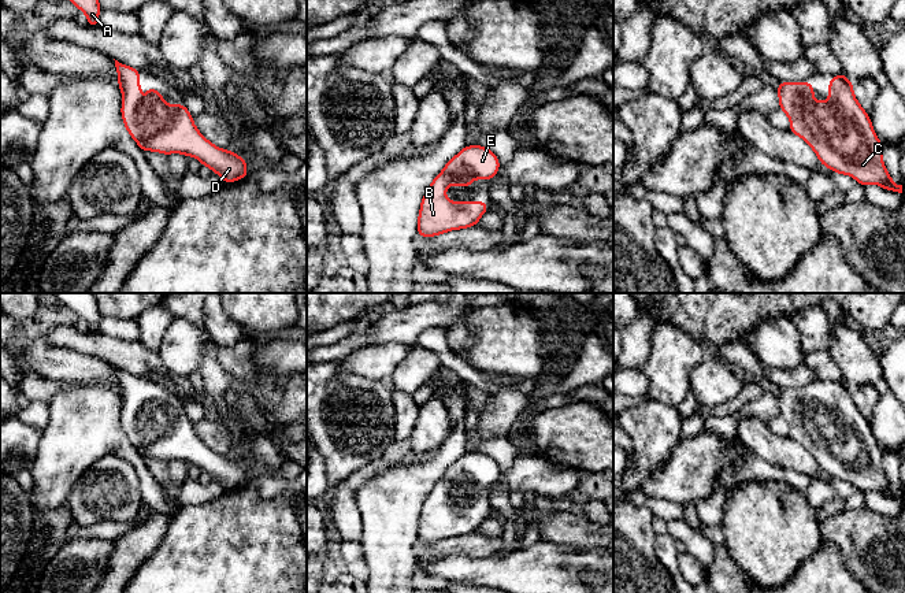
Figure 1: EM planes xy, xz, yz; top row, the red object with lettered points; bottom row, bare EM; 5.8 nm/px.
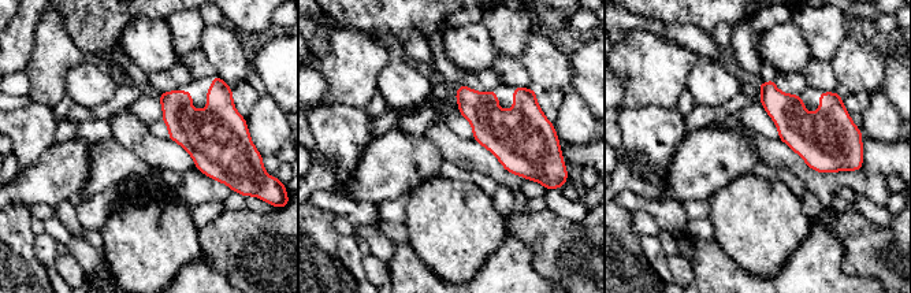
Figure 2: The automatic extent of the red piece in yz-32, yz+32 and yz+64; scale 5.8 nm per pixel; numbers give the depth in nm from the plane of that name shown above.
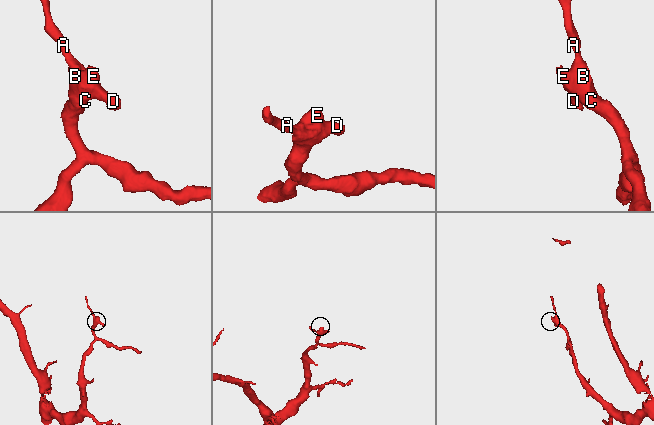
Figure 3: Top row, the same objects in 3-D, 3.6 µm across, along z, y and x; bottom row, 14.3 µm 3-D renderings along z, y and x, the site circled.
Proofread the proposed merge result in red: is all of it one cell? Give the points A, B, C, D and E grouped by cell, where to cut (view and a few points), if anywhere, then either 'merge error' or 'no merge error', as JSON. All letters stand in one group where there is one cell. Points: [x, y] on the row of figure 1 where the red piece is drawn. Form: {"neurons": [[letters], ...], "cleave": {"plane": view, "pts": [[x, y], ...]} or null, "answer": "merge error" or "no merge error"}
{"neurons": [["A", "B", "C", "D", "E"]], "cleave": null, "answer": "no merge error"}

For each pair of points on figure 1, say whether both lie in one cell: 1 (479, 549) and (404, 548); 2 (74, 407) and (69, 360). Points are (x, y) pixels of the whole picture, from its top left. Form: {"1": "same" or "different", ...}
{"1": "different", "2": "different"}

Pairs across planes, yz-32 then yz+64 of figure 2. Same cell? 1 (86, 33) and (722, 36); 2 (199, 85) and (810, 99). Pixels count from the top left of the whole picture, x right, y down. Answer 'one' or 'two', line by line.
1: two
2: one

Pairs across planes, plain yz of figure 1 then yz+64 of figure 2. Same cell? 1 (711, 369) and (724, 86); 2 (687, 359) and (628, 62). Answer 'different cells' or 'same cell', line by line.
1: same cell
2: same cell

